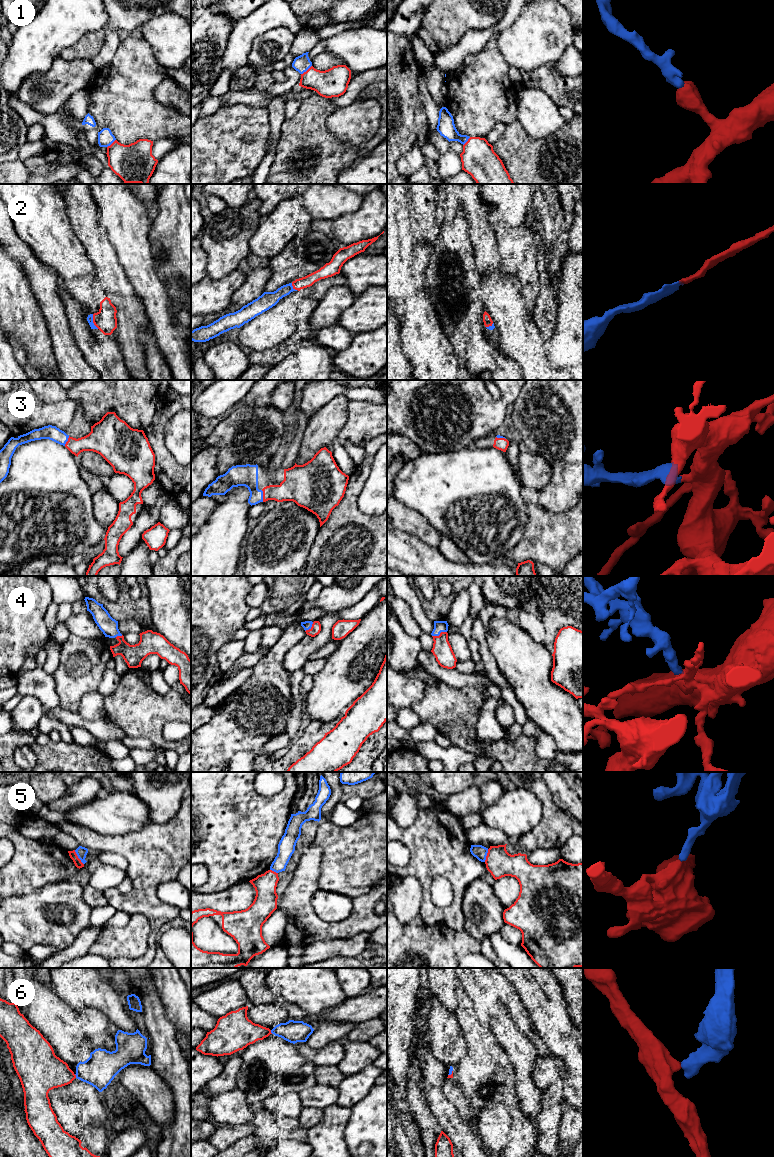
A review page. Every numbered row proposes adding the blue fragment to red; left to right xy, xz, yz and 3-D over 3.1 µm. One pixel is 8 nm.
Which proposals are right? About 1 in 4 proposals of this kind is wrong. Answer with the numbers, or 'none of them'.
1, 2, 3, 4

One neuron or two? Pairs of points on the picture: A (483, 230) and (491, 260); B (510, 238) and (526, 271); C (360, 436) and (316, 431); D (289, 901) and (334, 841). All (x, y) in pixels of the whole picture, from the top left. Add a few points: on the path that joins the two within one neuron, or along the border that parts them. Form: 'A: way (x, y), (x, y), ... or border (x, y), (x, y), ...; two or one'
A: way (484, 237), (486, 253); one
B: way (516, 246), (518, 257), (522, 263); one
C: border (348, 412), (346, 422), (337, 439); two
D: border (311, 841), (321, 850), (320, 875), (317, 882); two

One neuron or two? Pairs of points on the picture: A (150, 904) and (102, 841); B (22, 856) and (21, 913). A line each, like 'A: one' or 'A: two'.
A: one
B: two

